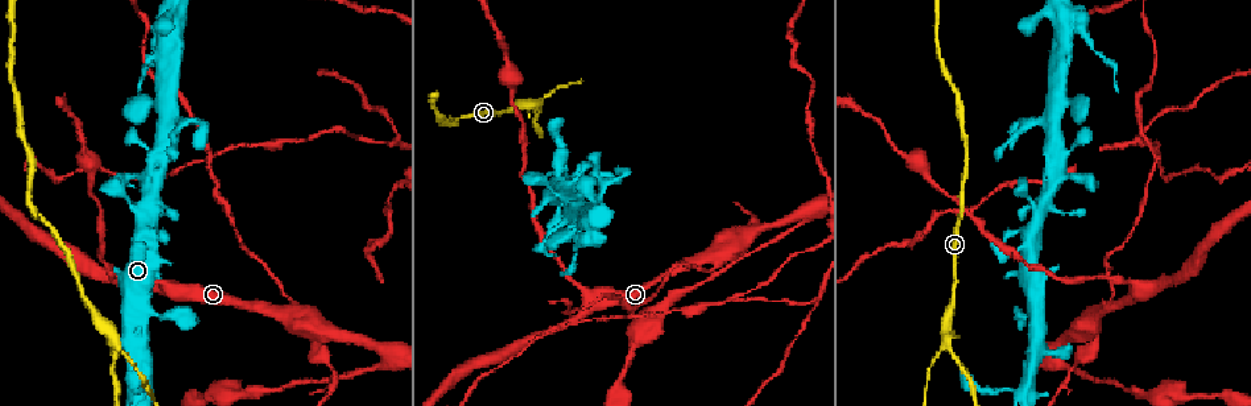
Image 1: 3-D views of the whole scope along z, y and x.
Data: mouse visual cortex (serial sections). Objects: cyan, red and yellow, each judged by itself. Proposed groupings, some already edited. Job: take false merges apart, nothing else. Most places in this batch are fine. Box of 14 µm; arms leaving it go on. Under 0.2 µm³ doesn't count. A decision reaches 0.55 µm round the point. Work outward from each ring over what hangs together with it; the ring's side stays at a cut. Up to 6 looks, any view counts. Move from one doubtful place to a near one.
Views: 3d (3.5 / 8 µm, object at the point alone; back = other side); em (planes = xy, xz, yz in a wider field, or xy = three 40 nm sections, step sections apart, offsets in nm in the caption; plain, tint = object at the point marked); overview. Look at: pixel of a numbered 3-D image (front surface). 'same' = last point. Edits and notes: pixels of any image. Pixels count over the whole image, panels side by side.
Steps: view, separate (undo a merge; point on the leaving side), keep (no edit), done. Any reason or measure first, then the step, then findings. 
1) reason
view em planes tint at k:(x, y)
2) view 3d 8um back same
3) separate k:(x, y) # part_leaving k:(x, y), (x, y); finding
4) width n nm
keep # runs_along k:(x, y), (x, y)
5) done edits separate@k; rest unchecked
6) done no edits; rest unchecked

three-way junction
view 3d 3.5um back at 1:(1149, 288)

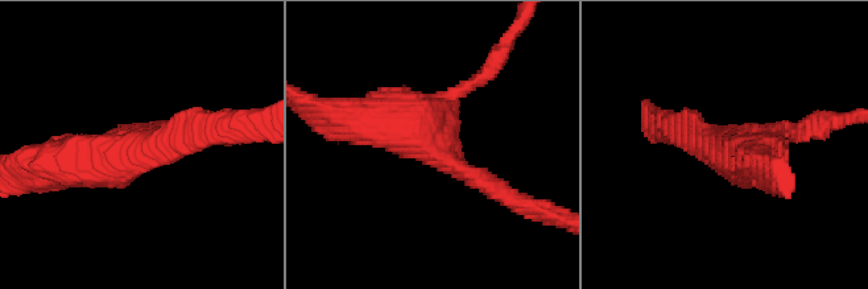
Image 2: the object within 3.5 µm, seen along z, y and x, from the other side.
arm_widths 200, 250, 450 nm
keep # runs_along 2:(325, 112), (414, 123), (479, 180); continuous, no second cell

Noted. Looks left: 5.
four arms meet
view 3d 3.5um at 1:(143, 394)

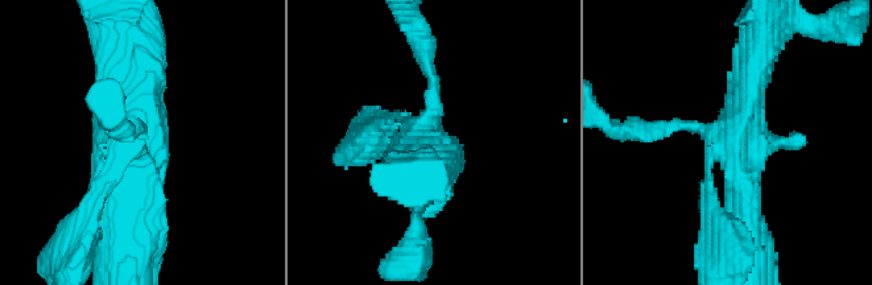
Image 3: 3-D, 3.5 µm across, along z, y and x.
now the EM
view em xy step 2 tint at 3:(420, 146)

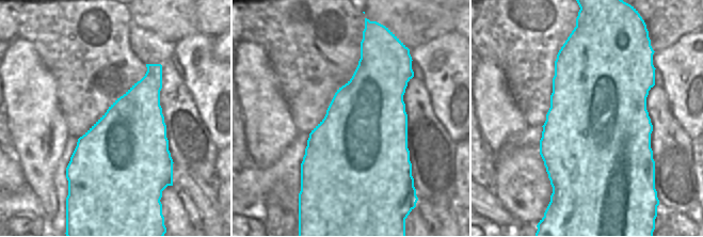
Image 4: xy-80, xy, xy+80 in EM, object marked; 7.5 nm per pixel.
width 700 nm
keep # runs_along 3:(760, 48), (732, 132), (658, 132); one cell here

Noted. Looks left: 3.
three-way junction
view 3d 3.5um at 1:(117, 348)

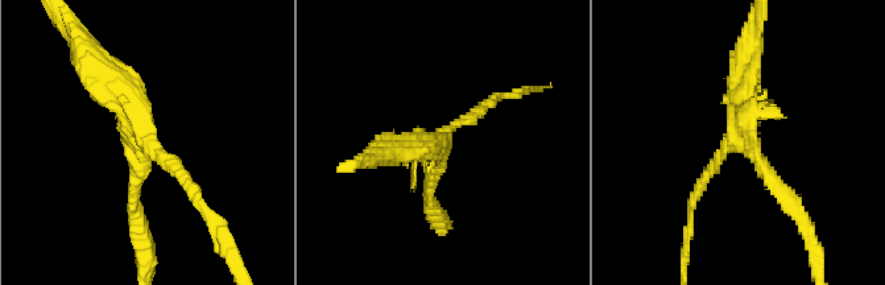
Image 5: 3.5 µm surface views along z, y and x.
now the EM
view em xy step 1 tint at 5:(148, 136)

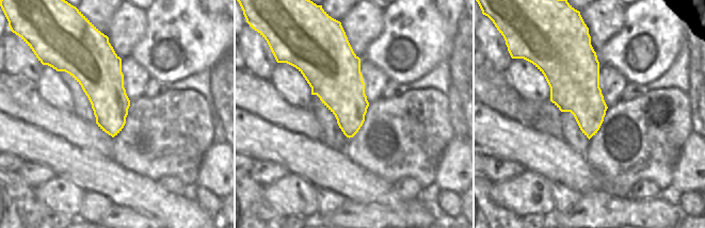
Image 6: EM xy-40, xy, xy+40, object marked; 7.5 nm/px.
keep # runs_along 5:(745, 66), (735, 135), (789, 203); all the same cell

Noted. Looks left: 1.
done no edits; rest unchecked

